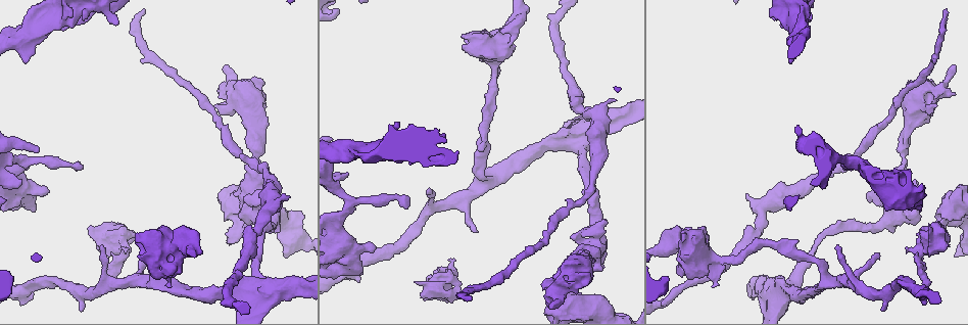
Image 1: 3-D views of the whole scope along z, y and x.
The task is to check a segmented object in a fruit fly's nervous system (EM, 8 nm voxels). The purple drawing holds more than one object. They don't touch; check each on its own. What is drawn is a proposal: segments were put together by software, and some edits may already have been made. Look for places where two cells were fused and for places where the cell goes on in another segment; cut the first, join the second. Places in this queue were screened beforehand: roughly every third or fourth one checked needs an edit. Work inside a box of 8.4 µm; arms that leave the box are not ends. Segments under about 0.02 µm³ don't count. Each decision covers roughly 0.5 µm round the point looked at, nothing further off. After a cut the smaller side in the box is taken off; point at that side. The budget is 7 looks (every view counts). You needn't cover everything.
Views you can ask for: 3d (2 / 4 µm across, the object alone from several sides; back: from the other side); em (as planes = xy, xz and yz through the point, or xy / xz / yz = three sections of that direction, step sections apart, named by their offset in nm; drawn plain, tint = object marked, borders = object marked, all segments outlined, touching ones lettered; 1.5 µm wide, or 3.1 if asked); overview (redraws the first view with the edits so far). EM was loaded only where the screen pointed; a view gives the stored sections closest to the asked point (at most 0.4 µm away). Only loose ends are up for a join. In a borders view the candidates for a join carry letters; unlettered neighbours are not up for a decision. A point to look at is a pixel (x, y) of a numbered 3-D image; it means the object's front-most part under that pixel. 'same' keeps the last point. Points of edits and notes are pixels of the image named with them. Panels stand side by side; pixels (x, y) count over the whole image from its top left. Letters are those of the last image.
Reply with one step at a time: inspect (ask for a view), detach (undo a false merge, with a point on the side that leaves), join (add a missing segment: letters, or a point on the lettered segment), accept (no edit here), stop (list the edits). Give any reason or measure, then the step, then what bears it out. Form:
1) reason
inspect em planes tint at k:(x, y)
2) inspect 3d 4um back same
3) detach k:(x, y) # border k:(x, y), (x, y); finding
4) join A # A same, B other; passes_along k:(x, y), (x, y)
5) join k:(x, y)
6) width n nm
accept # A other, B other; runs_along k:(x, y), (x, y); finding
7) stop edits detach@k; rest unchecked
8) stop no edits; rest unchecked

an open end
inspect em planes borders at 1:(229, 240)

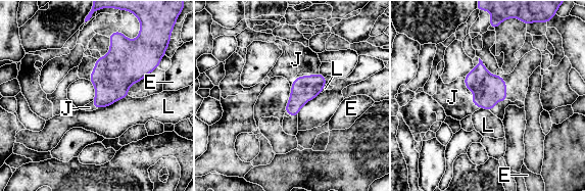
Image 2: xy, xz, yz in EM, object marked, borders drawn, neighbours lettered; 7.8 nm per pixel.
join J # E other, J same, L other; passes_along 2:(491, 88), (474, 103), (452, 97); the cell continues

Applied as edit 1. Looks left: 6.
three-way junction
inspect 3d 2um at 1:(905, 165)

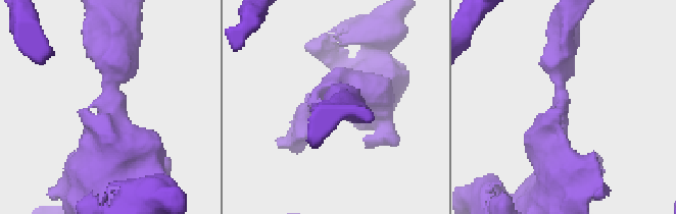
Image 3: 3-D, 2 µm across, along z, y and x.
arms 3; arm_widths 220, 240, 360 nm
inspect em xy step 4 borders at 3:(112, 113)

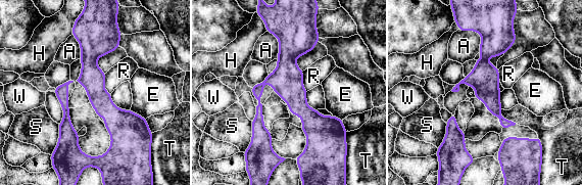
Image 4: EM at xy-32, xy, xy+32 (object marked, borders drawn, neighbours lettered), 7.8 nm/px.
width 190 nm
accept # A other, E other, H other, R other, S other, T other, W other; continuous, no second cell

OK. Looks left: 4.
inspect overview

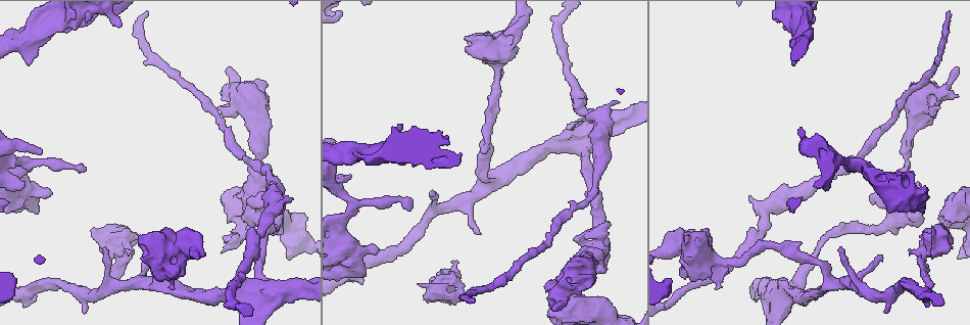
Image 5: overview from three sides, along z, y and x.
an open end
inspect 3d 2um at 5:(750, 197)

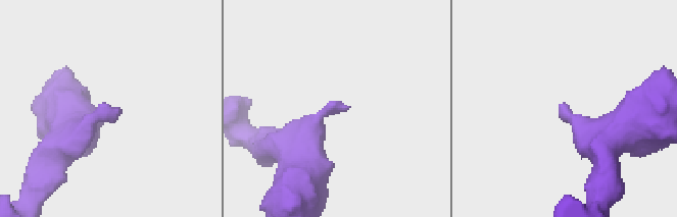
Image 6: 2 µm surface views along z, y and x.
need the tissue
inspect em xz step 8 tint at 6:(120, 110)

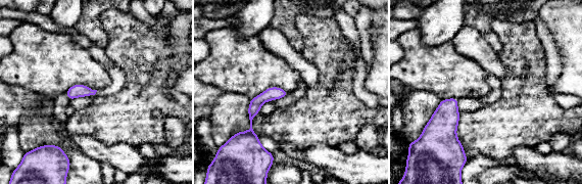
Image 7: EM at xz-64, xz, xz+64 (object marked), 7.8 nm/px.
inspect em planes borders same

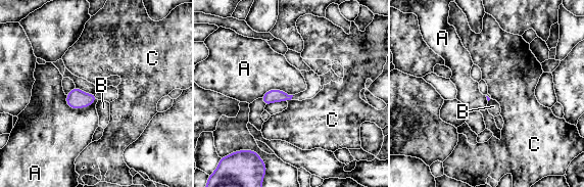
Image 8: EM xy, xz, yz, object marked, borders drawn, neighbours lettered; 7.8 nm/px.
accept # A other, B other, C other; border 8:(65, 95), (77, 108), (97, 99); none of them fits

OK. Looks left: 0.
stop edits join@2; rest unchecked

